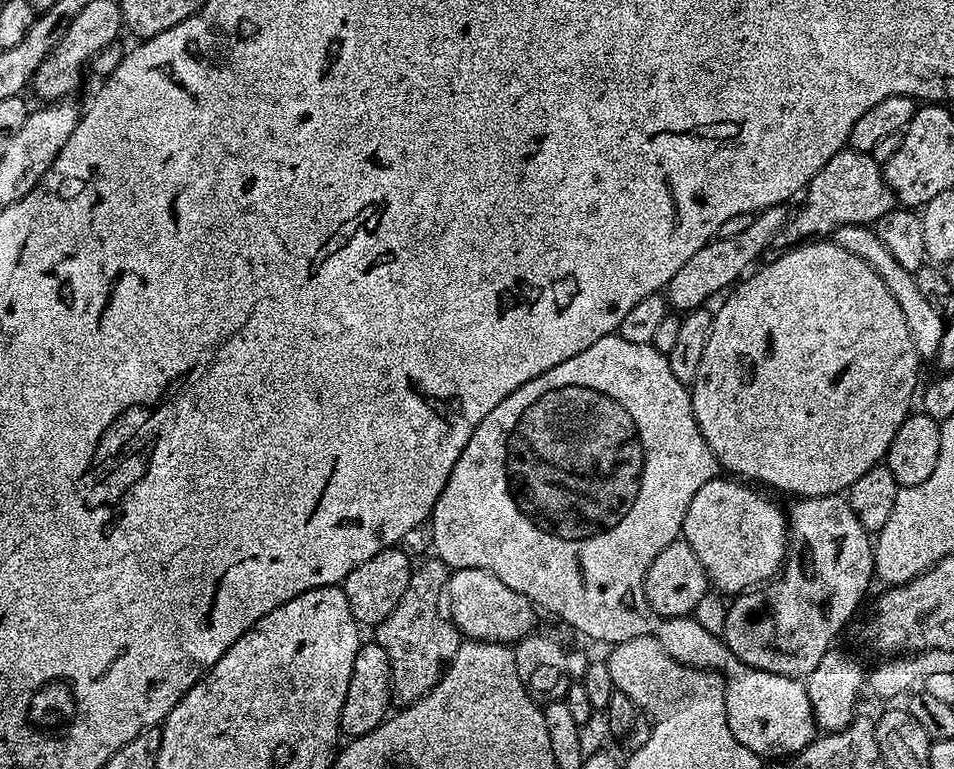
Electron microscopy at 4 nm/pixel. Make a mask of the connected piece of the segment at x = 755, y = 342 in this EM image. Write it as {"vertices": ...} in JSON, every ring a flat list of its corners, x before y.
{"vertices":[[828,238,801,242,781,252,784,253,774,257,769,264,761,263,755,271,745,275,719,301,720,309,717,307,712,317,712,329,710,338,706,341,706,350,702,354,702,363,690,386,692,409,696,415,698,430,702,438,706,438,706,446,710,446,725,473,757,485,769,484,780,492,793,492,791,495,796,498,844,494,851,484,858,482,858,478,866,474,866,470,887,457,888,447,890,442,894,442,898,426,902,426,913,407,914,397,918,392,916,379,920,376,922,361,914,350,914,342,910,342,910,330,906,330,906,318,902,318,898,302,894,302,890,290,886,290,886,282,882,282,882,278,874,274,874,270,865,260,850,254,850,250,842,250,842,246]]}

